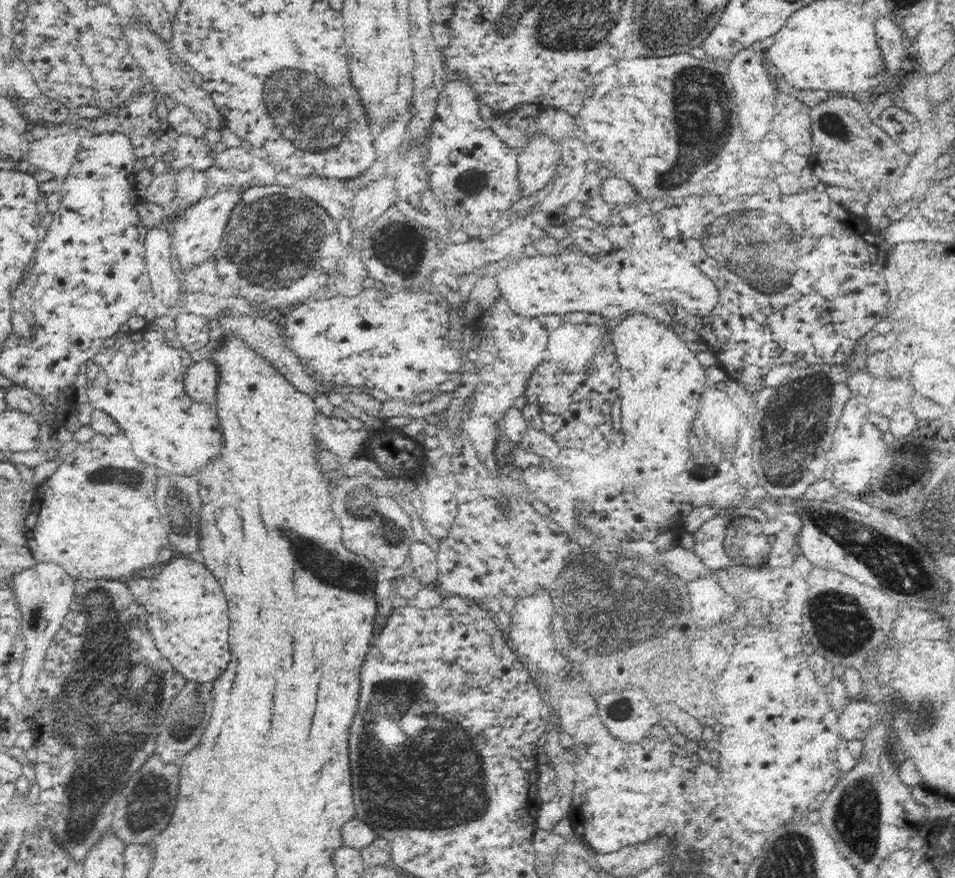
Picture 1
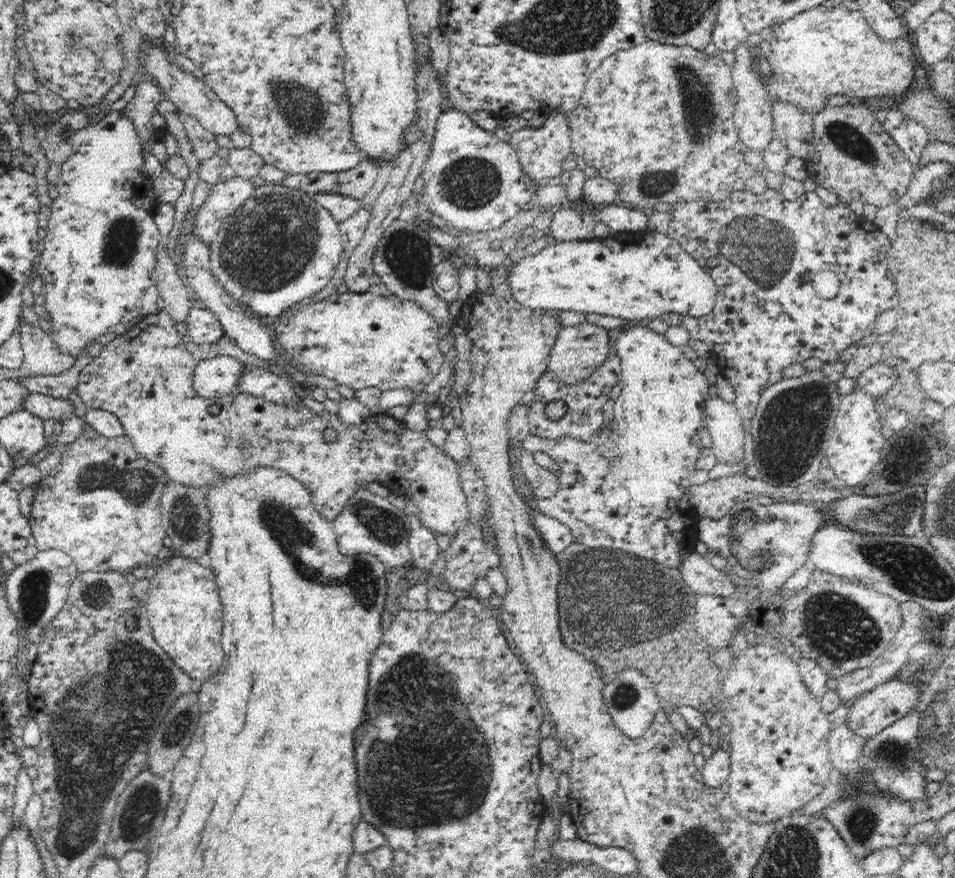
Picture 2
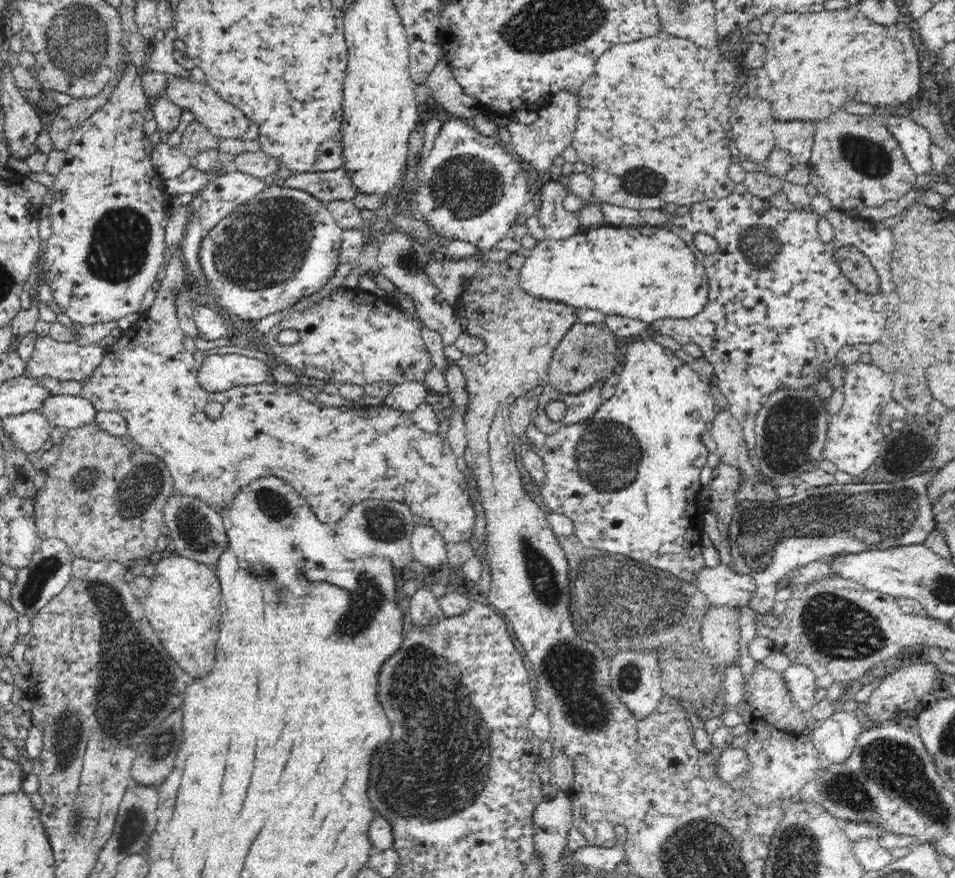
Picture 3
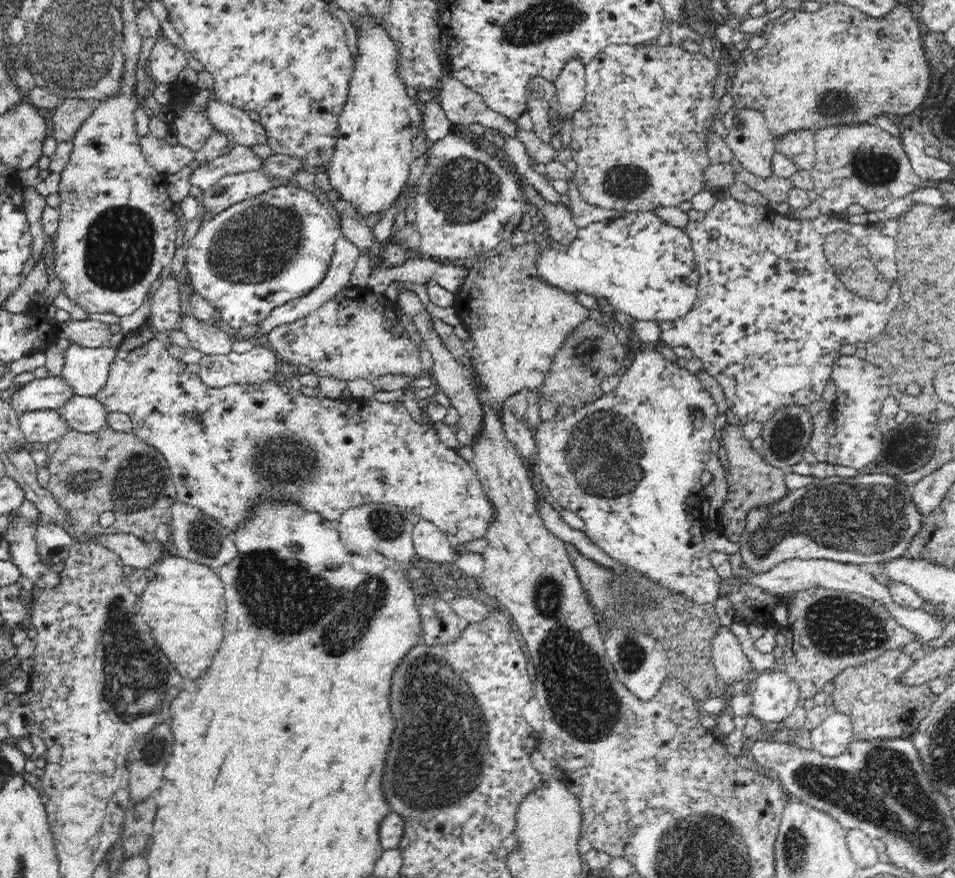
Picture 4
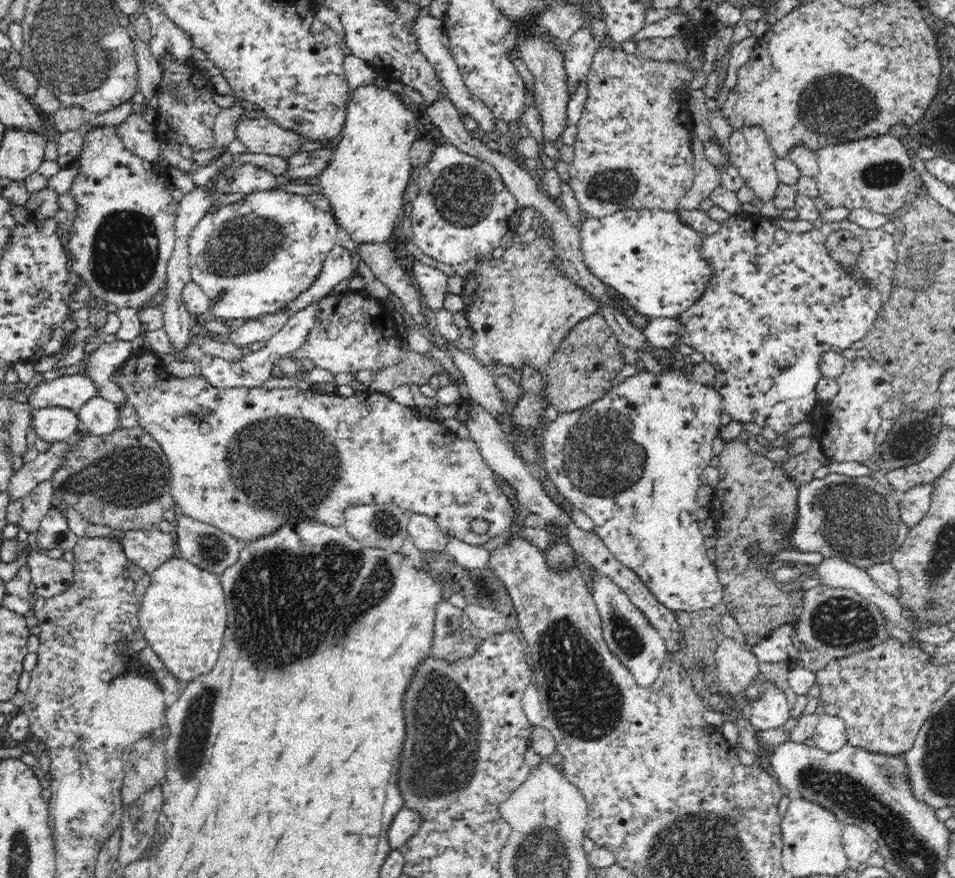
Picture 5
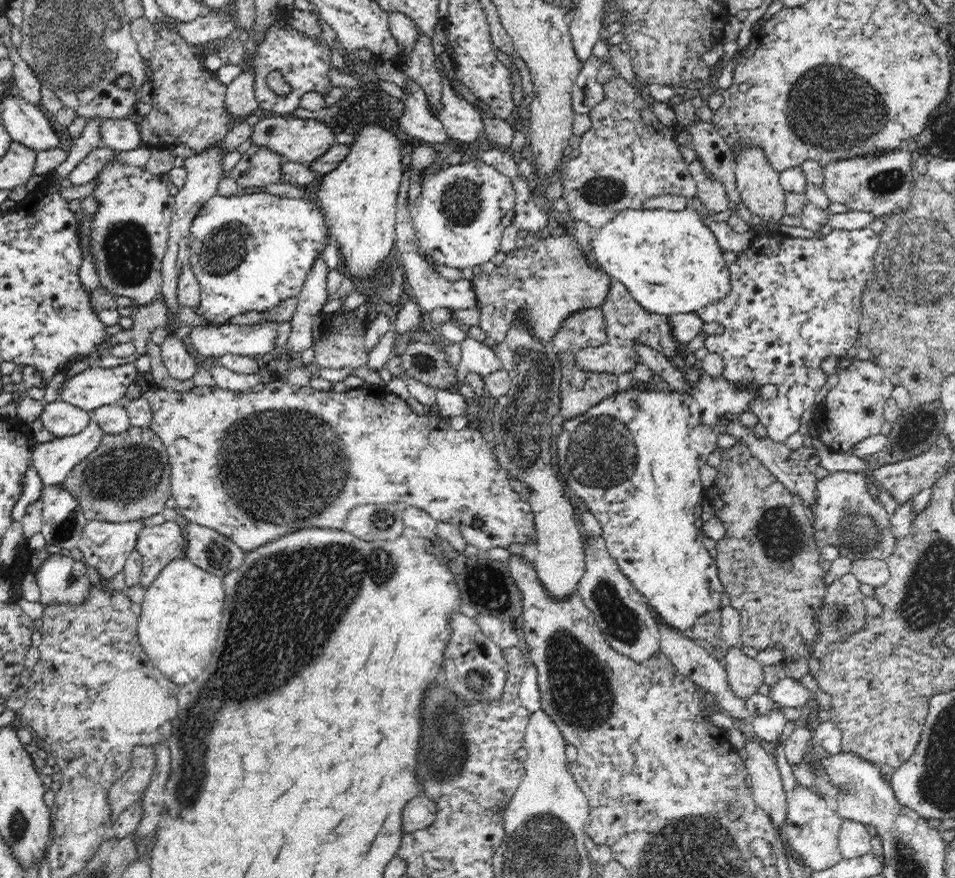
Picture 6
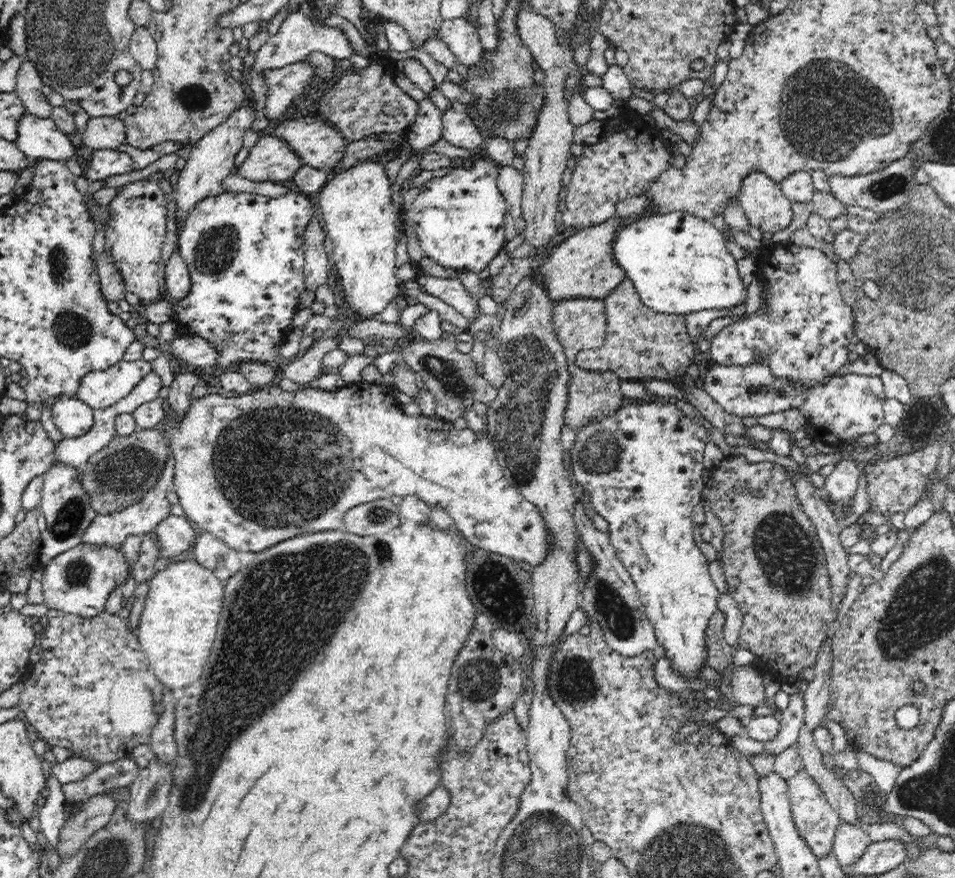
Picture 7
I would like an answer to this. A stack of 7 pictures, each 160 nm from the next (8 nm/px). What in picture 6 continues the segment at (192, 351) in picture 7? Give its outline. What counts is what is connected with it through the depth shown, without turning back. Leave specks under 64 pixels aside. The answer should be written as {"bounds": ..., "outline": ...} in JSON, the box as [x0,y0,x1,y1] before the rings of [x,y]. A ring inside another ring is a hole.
{"bounds":[190,322,279,358],"outline":[[[268,322],[254,325],[208,324],[194,327],[190,344],[204,358],[220,358],[224,354],[257,355],[274,350],[274,338],[279,323]]]}

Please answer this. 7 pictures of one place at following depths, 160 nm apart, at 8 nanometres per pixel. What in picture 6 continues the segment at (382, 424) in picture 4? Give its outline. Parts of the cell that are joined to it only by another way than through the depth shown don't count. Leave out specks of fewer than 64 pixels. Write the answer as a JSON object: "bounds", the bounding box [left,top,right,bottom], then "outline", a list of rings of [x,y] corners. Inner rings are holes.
{"bounds":[140,380,535,553],"outline":[[[273,380],[266,384],[259,392],[235,390],[230,387],[224,390],[214,386],[192,386],[186,391],[174,391],[160,387],[158,384],[144,384],[140,390],[140,396],[152,407],[153,418],[148,426],[160,439],[169,456],[171,471],[171,496],[175,500],[176,510],[180,520],[185,523],[196,523],[200,526],[212,528],[227,536],[232,542],[245,553],[251,552],[260,546],[284,536],[294,530],[302,530],[304,522],[306,526],[328,528],[330,530],[344,529],[348,513],[357,506],[373,504],[385,505],[397,502],[406,502],[410,507],[426,511],[438,523],[455,524],[462,534],[470,549],[477,552],[488,551],[490,548],[506,548],[510,544],[519,542],[526,544],[534,536],[535,514],[531,509],[528,499],[517,494],[511,488],[506,469],[500,466],[493,455],[492,444],[483,438],[479,429],[453,430],[448,425],[444,416],[439,413],[420,415],[402,398],[390,393],[383,385],[365,384],[363,387],[347,390],[345,392],[315,391],[306,385],[299,387],[291,385],[287,381]],[[472,518],[480,518],[484,522],[482,530],[472,528]]]}

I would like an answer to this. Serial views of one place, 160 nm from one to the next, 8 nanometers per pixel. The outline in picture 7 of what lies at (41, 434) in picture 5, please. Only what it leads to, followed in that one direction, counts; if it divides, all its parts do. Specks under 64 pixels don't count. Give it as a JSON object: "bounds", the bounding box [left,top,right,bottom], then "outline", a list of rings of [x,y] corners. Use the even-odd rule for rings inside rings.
{"bounds":[51,397,93,438],"outline":[[[76,397],[62,398],[51,407],[51,416],[57,430],[65,438],[79,438],[92,429],[93,408]]]}

